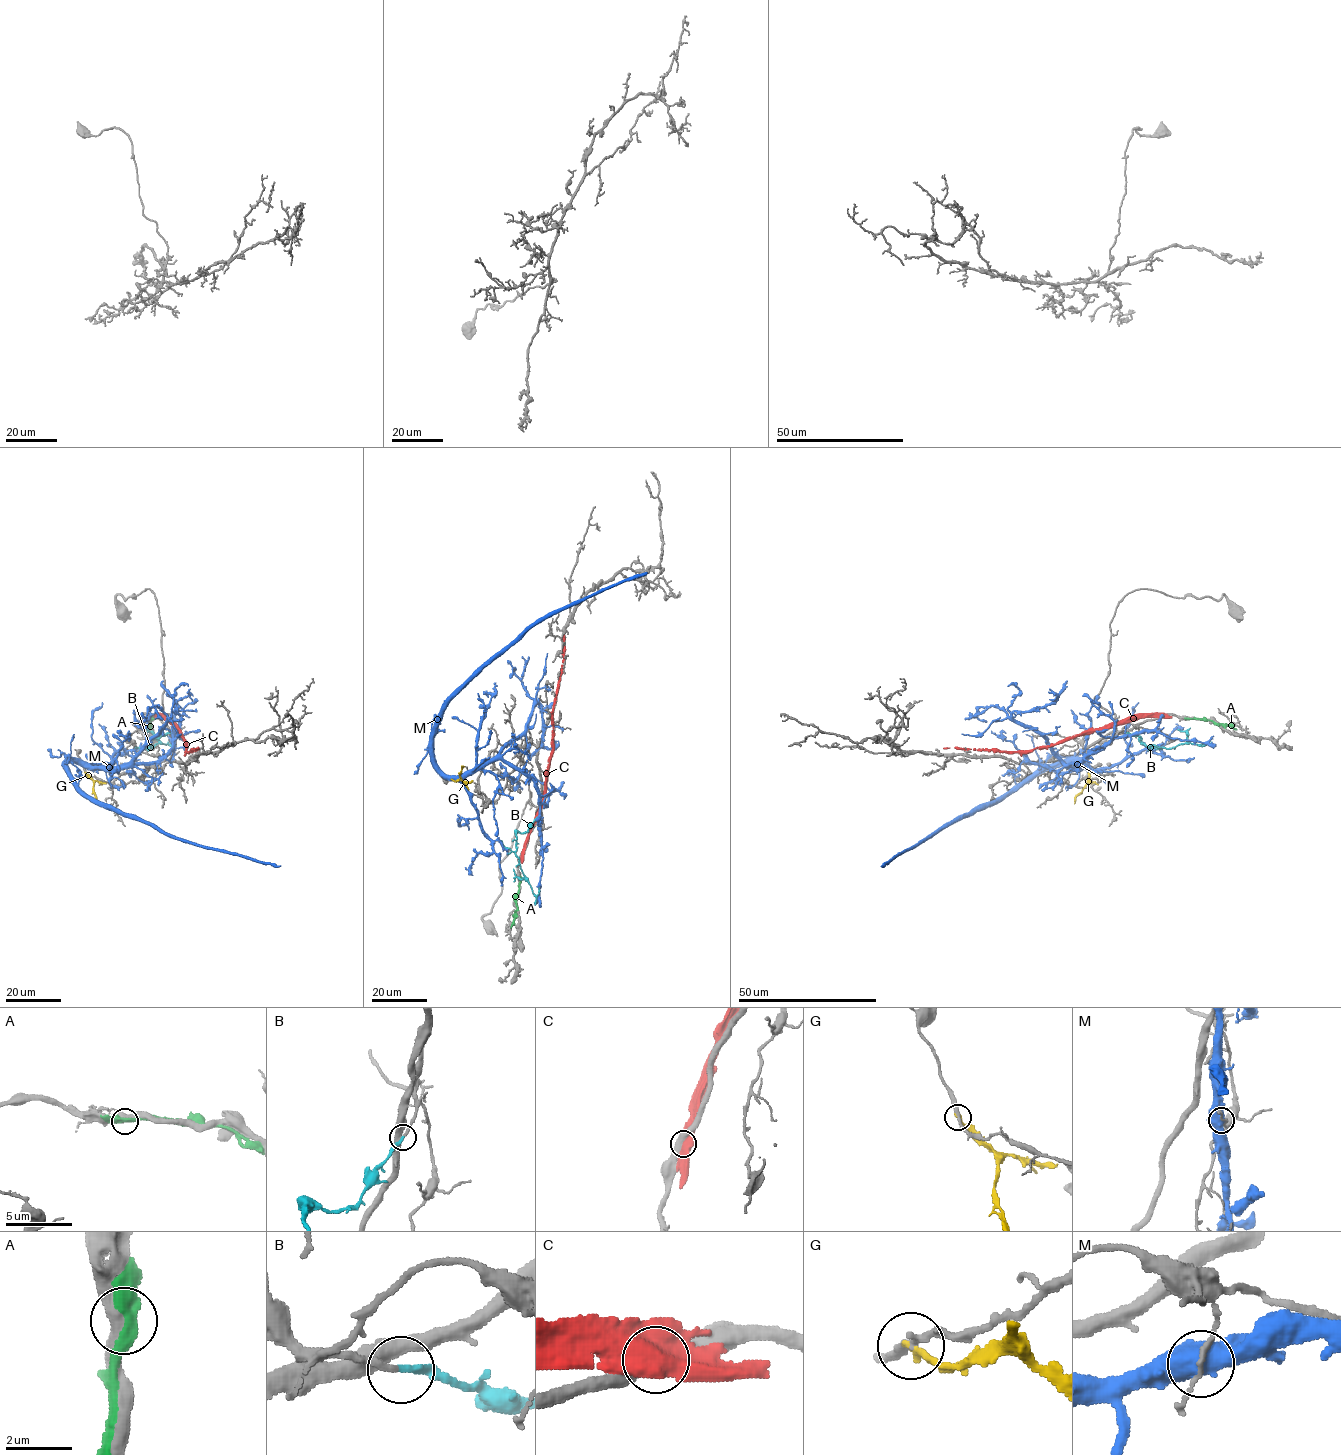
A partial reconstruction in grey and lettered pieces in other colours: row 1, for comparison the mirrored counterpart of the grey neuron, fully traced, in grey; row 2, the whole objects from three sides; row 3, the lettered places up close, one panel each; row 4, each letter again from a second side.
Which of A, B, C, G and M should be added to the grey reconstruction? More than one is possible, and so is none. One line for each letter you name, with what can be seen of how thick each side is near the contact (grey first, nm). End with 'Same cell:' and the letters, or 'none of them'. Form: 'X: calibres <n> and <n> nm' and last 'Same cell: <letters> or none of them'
B: calibres 140 and 220 nm
Same cell: B

